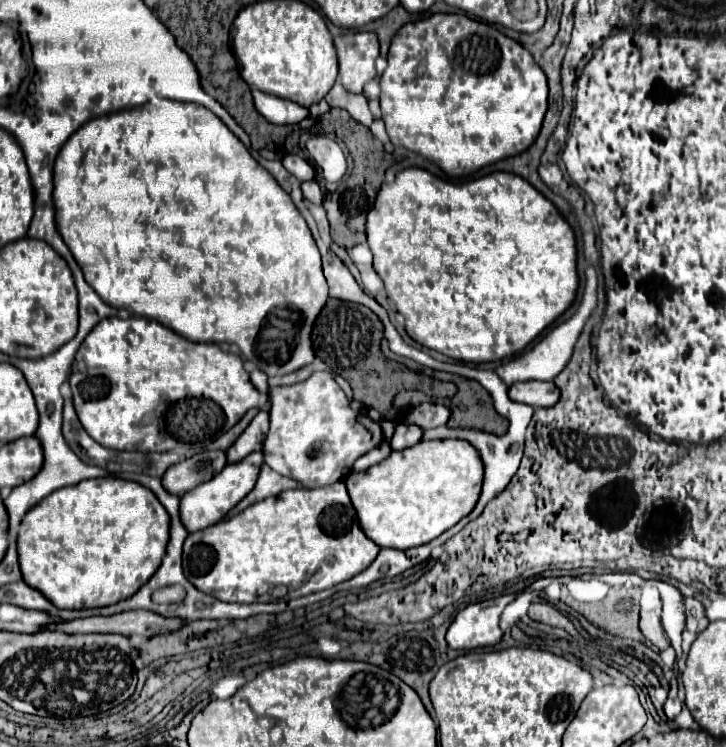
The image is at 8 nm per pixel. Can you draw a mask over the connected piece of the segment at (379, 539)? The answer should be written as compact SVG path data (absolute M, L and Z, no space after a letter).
M466 440L418 442L346 478L362 532L380 548L408 550L432 542L472 512L482 488L482 462Z

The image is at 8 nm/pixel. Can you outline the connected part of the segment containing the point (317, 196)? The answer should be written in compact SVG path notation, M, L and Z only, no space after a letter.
M310 180L310 182L302 182L302 194L306 200L310 200L312 204L322 204L322 192L320 192L320 186Z

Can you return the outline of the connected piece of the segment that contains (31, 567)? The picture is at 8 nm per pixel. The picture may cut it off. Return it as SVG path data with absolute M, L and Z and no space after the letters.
M116 476L90 478L46 496L22 520L18 564L22 580L42 592L56 608L102 608L130 598L158 570L166 552L170 518L158 498L142 484Z

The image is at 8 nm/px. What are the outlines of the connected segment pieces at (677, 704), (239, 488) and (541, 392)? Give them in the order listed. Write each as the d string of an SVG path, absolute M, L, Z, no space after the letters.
M672 688L670 694L668 694L668 700L666 700L666 704L664 704L664 712L666 712L666 716L672 720L672 718L676 718L676 716L680 714L680 710L682 710L682 702L680 702L678 696L676 696L676 688Z
M252 452L242 462L228 464L218 476L214 476L206 484L200 484L198 488L186 492L186 496L180 498L180 520L184 528L188 532L198 532L220 522L224 514L232 510L246 496L246 492L250 492L250 488L254 488L254 476L258 476L258 468L262 462L262 452Z
M530 380L530 382L518 382L512 384L508 388L508 396L514 402L524 402L530 404L532 408L538 406L554 406L558 402L558 388L552 382L538 382L538 380Z

